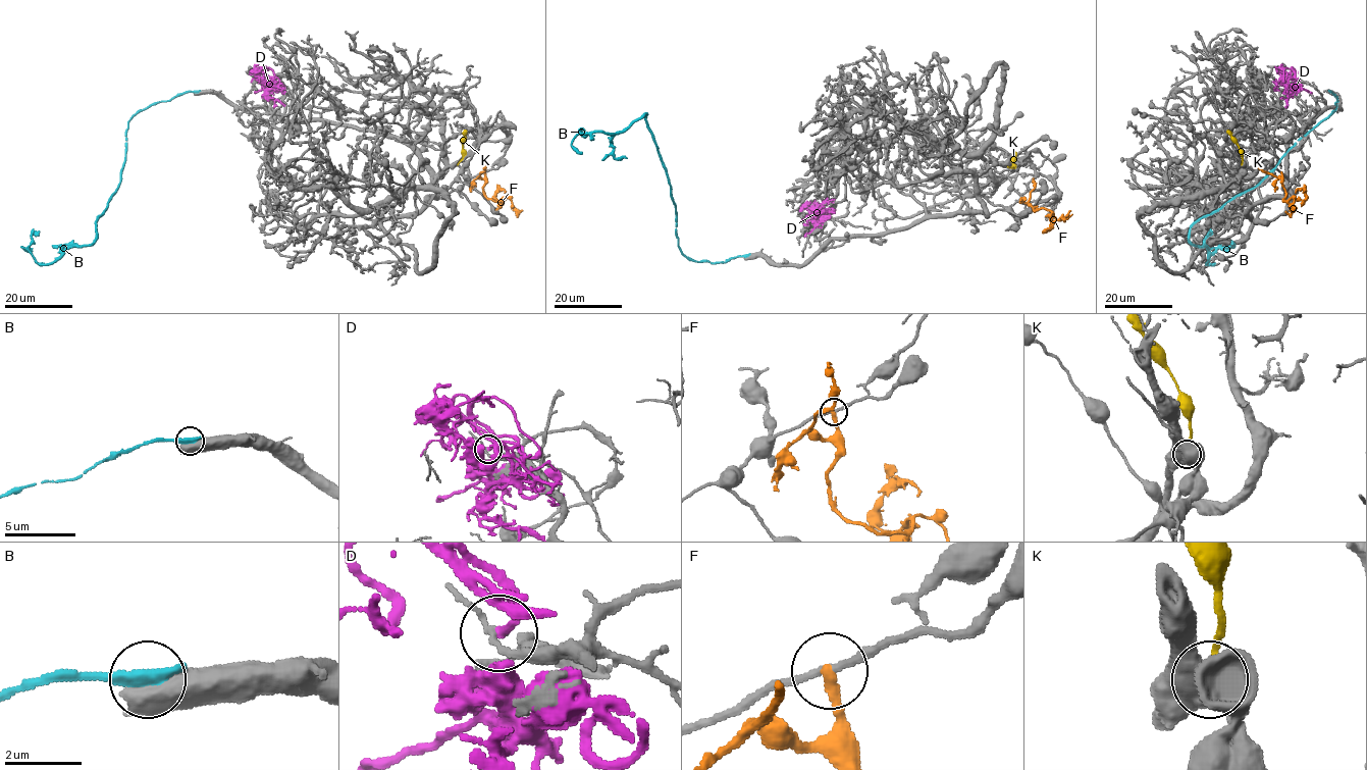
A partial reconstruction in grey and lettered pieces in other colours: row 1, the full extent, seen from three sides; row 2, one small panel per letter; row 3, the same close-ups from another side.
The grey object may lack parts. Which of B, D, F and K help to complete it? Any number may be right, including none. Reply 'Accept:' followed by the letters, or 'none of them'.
Accept: none of them

